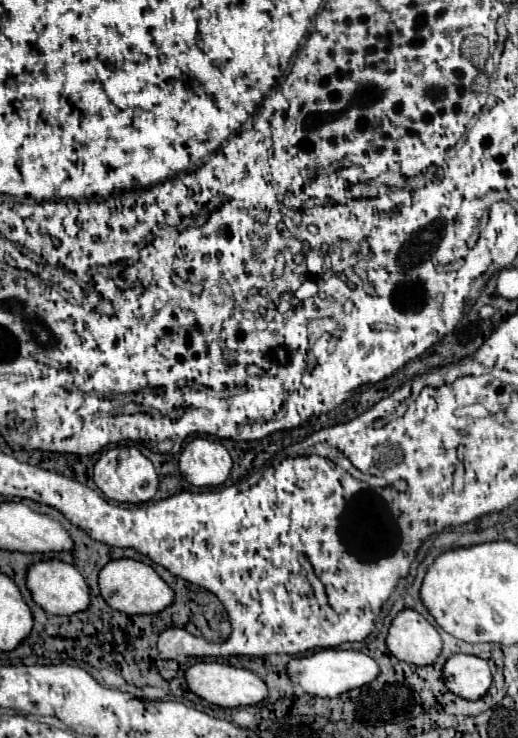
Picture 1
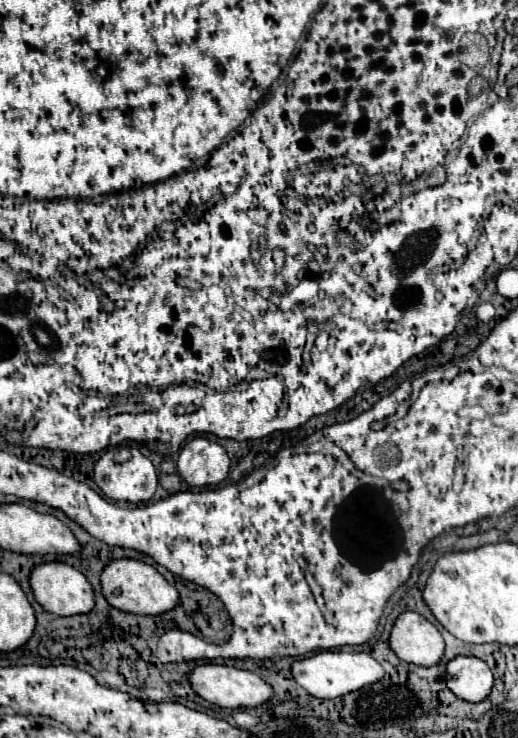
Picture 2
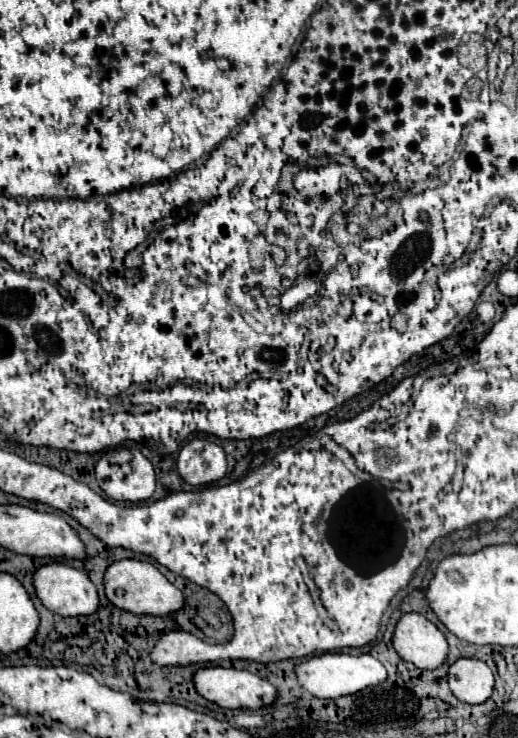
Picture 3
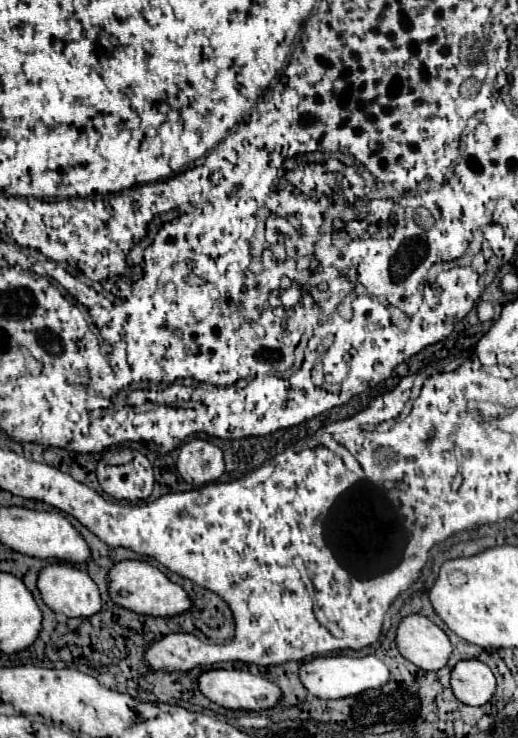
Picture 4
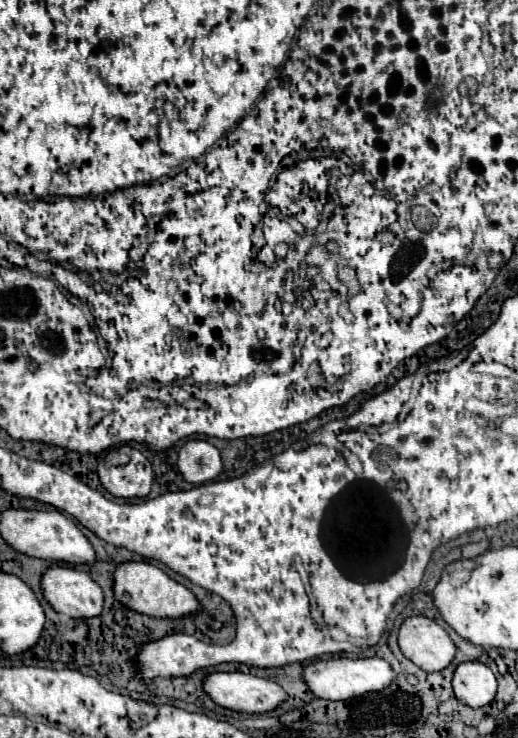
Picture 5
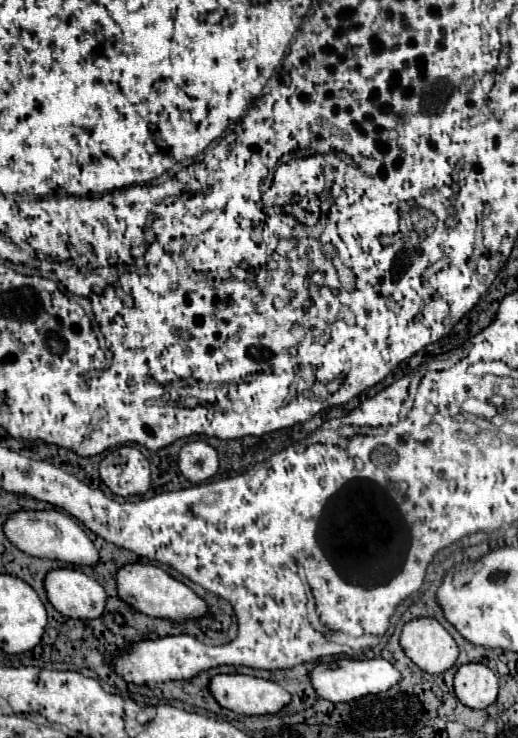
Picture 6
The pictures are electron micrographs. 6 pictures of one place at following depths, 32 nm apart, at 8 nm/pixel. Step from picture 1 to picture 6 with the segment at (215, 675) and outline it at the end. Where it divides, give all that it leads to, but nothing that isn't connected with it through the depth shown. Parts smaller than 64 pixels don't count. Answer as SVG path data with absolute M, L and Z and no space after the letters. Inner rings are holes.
M216 674L208 690L222 708L246 716L272 714L290 702L290 694L280 684L246 674Z

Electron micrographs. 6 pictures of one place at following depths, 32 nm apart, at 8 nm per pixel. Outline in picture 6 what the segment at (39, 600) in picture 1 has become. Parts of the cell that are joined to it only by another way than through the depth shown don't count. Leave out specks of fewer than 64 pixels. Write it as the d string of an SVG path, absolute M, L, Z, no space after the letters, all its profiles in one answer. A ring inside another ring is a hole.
M54 568L44 578L50 604L68 618L98 618L104 612L106 594L102 586L76 568Z

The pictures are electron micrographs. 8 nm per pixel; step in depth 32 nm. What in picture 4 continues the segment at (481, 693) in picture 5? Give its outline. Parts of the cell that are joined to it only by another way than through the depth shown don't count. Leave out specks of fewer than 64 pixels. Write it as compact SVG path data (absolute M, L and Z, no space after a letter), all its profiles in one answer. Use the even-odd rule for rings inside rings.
M460 660L450 674L450 686L454 696L470 706L486 704L494 690L496 680L492 670L480 660Z

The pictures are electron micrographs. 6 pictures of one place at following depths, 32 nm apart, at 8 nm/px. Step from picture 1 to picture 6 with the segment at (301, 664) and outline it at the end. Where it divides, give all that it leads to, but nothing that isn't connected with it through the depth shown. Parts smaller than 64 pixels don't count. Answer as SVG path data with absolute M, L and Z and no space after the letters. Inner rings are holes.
M340 658L334 662L320 662L312 668L312 688L316 688L316 694L320 698L330 702L350 702L366 694L378 694L398 684L398 680L400 672L384 658L372 658L372 660Z

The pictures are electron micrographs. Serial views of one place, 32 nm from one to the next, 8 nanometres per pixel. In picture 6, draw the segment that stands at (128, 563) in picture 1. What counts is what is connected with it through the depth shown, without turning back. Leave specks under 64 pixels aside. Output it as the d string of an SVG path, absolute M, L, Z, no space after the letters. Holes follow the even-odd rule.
M126 564L118 570L116 574L118 582L118 596L126 604L130 604L134 610L154 616L154 618L170 618L170 620L186 620L186 618L198 618L206 614L206 602L198 598L186 584L174 580L168 576L162 568L152 566L152 564Z

